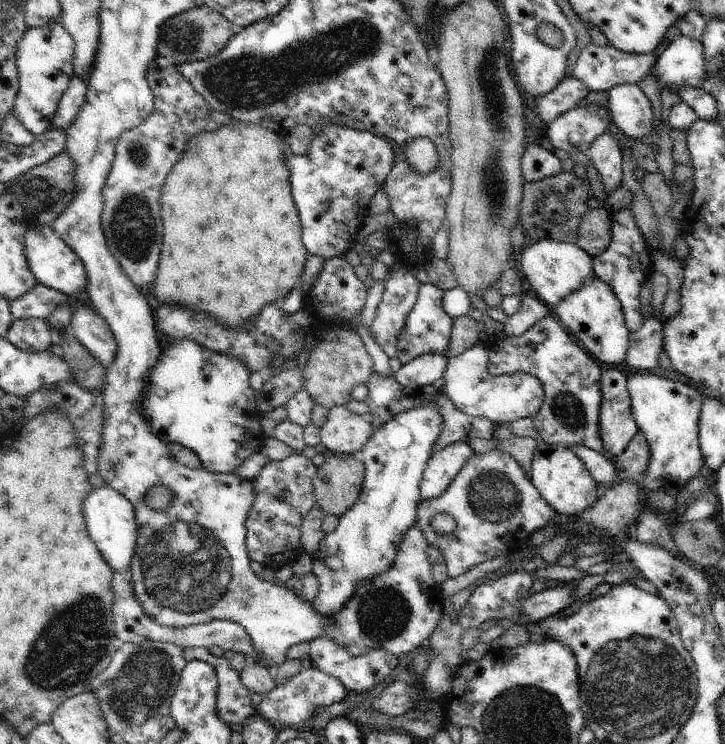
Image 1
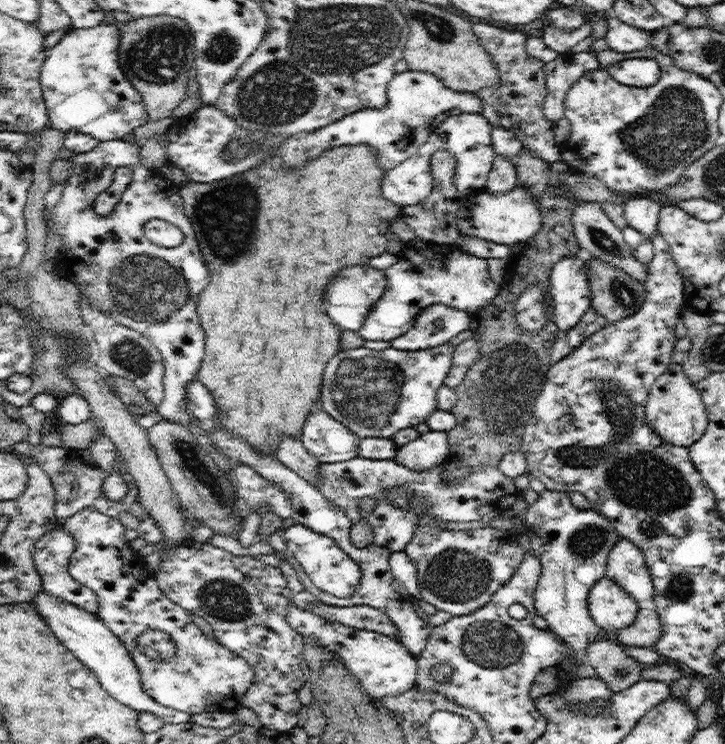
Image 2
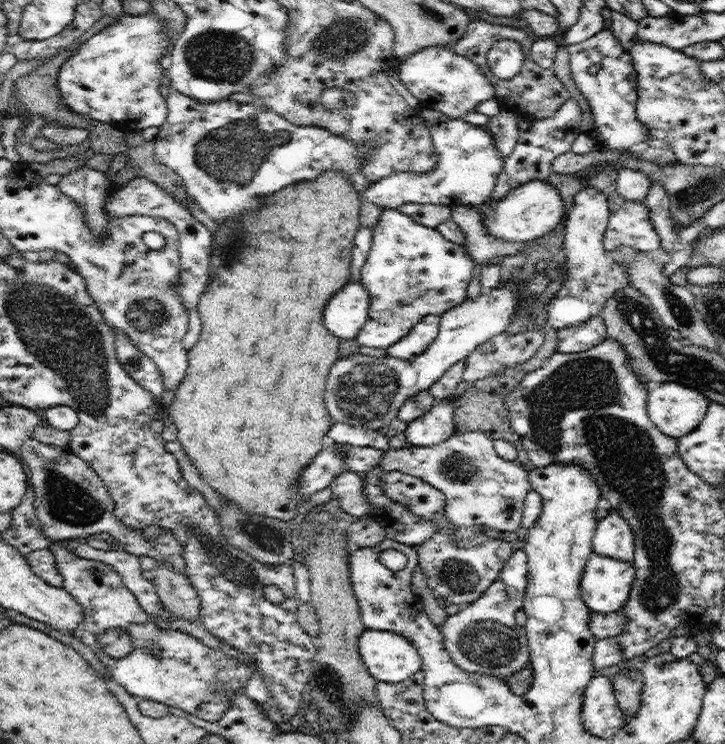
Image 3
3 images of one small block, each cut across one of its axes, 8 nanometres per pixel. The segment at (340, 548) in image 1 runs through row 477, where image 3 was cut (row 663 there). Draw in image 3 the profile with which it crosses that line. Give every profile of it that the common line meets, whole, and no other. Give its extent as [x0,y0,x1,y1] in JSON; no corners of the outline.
[359,629,422,682]

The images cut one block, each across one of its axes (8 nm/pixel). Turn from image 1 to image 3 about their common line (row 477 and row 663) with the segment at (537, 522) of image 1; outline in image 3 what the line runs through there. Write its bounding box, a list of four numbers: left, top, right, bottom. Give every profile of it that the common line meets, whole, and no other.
[439,549,533,683]

